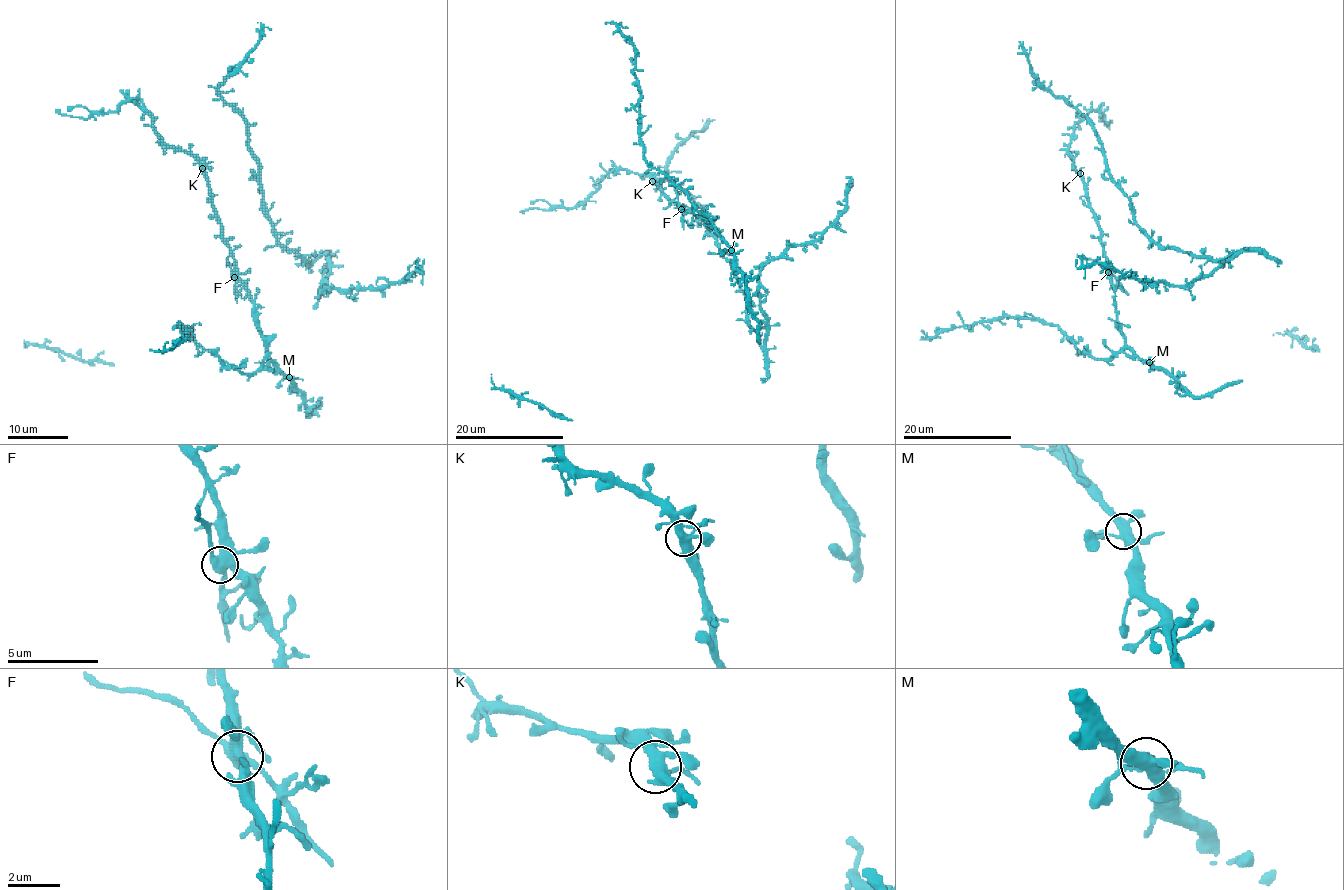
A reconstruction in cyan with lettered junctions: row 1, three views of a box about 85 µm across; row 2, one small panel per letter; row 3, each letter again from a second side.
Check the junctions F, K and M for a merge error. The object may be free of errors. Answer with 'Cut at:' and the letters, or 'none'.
Cut at: F

